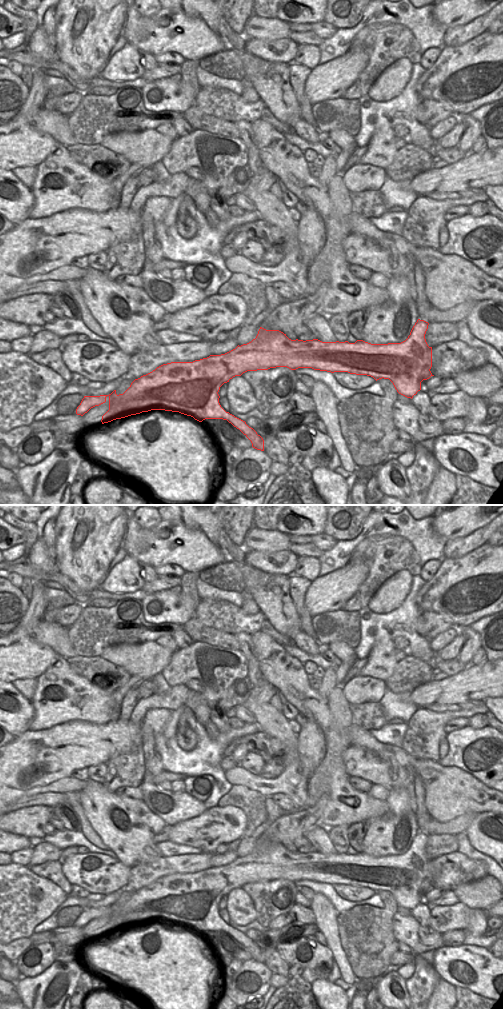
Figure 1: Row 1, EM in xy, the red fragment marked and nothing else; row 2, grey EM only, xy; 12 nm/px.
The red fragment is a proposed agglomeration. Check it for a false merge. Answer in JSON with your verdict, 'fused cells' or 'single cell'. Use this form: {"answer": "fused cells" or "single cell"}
{"answer": "single cell"}

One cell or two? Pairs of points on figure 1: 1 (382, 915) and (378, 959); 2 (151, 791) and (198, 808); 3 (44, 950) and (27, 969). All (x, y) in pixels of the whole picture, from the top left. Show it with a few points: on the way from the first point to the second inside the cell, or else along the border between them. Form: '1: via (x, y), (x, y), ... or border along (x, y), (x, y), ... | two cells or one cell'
1: via (379, 926), (378, 948) | one cell
2: via (161, 802), (169, 806), (186, 807) | one cell
3: via (42, 956), (41, 962), (33, 967) | one cell

